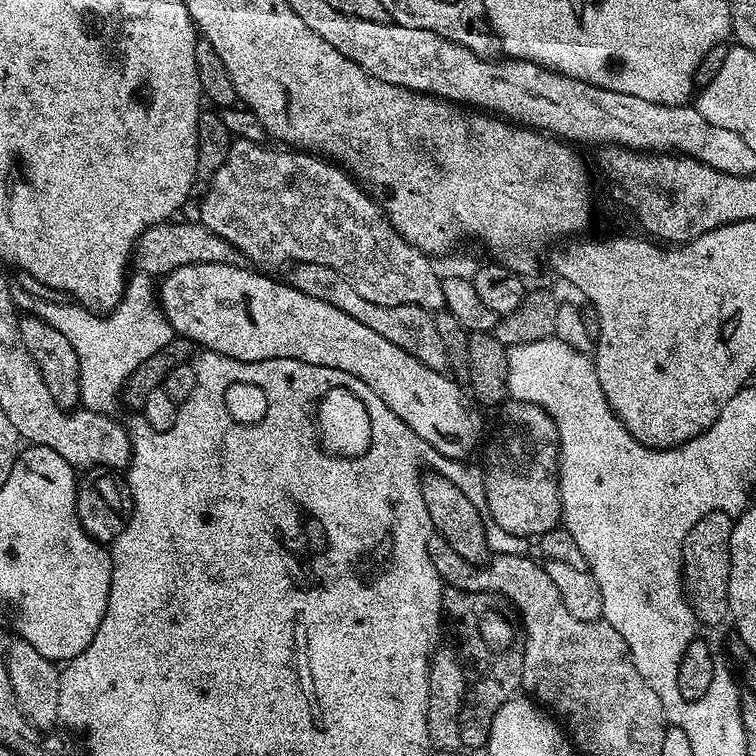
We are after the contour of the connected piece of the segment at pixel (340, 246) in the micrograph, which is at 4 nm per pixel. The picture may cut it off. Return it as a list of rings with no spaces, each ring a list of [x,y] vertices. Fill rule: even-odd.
[[[233,139],[230,146],[230,154],[226,154],[226,162],[222,162],[222,166],[218,170],[218,174],[214,174],[214,178],[207,185],[208,193],[204,196],[204,201],[200,204],[199,223],[209,228],[214,234],[218,234],[222,238],[226,238],[226,242],[233,244],[240,252],[241,257],[248,259],[253,265],[264,266],[260,264],[284,264],[289,262],[314,262],[322,266],[330,266],[334,270],[338,270],[338,274],[342,274],[354,286],[354,290],[358,290],[358,294],[362,294],[362,298],[366,298],[369,302],[378,302],[378,306],[418,306],[425,308],[433,314],[444,308],[444,299],[442,298],[442,286],[440,285],[441,273],[436,273],[436,268],[431,259],[425,253],[419,252],[414,246],[410,246],[400,237],[394,229],[392,223],[384,217],[384,213],[380,211],[376,201],[367,195],[357,181],[351,179],[343,168],[315,155],[299,150],[280,150],[284,152],[275,152],[274,149],[268,148],[264,144],[255,144],[253,140]]]

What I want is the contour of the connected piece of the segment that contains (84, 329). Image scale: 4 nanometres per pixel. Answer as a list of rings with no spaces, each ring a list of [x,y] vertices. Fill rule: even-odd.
[[[139,270],[133,271],[127,279],[120,307],[114,311],[117,316],[122,316],[118,320],[111,314],[101,316],[86,311],[75,302],[50,303],[34,298],[19,286],[12,287],[11,296],[19,311],[49,322],[69,339],[78,354],[80,404],[89,412],[101,411],[105,407],[104,400],[112,400],[115,396],[117,399],[130,374],[175,336],[159,301],[155,277]]]

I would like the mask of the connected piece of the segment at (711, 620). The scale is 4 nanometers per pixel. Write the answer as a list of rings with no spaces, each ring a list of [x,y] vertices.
[[[723,510],[706,514],[686,534],[684,539],[684,563],[682,565],[682,583],[686,599],[701,625],[720,624],[729,615],[728,575],[732,565],[730,538],[732,537],[733,517]]]

